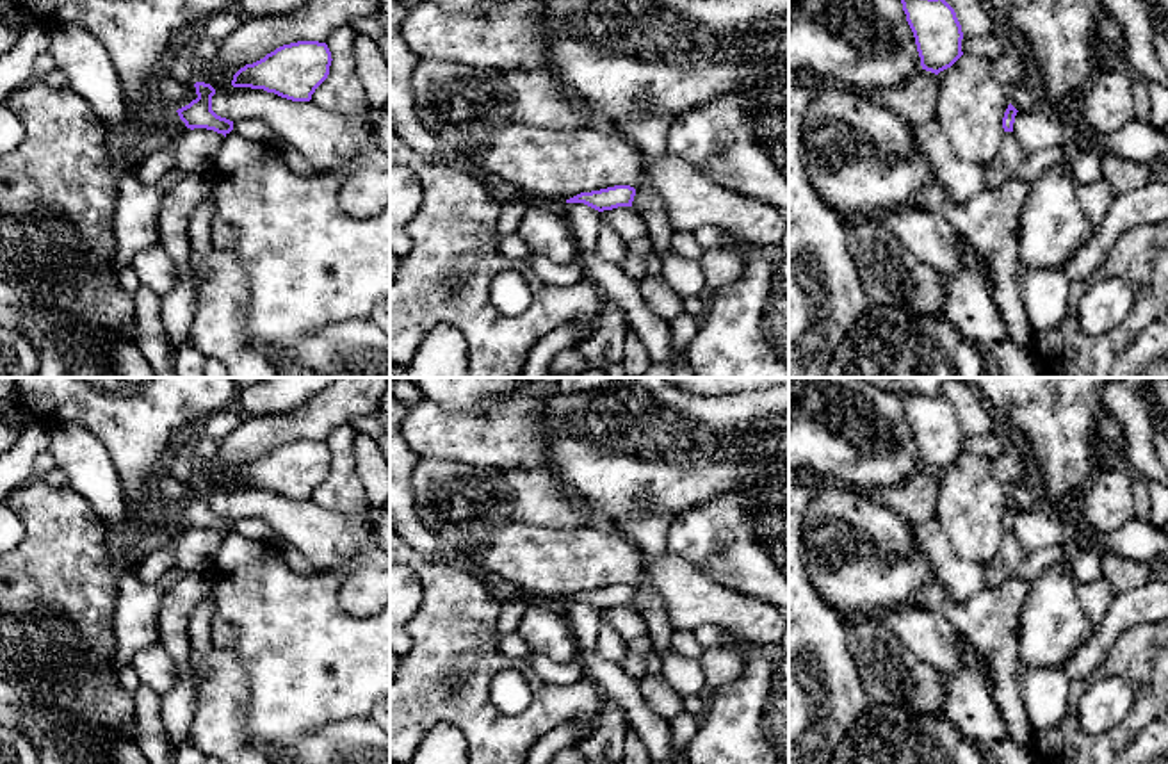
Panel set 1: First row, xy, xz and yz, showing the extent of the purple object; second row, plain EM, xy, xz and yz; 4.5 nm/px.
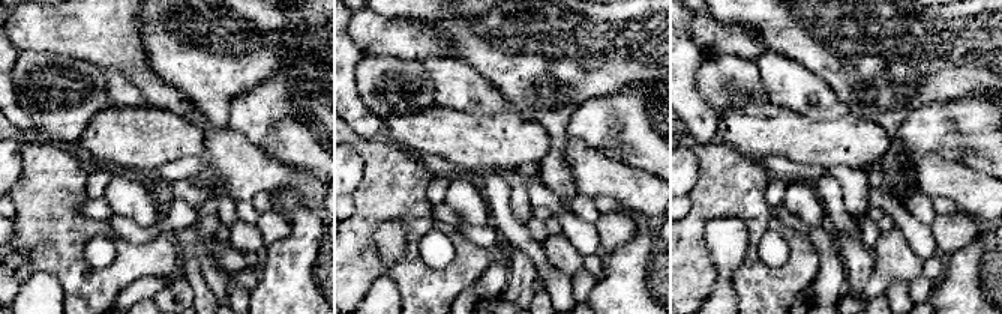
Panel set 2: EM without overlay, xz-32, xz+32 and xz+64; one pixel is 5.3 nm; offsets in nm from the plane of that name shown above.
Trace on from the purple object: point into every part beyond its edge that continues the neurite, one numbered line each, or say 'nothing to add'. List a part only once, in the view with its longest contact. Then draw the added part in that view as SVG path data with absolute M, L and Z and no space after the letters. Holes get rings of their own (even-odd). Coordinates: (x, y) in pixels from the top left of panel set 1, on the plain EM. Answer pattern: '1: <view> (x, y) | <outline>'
nothing to add

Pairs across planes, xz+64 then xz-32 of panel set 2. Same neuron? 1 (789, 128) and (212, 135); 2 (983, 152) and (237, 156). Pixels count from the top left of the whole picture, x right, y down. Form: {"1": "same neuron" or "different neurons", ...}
{"1": "different neurons", "2": "different neurons"}

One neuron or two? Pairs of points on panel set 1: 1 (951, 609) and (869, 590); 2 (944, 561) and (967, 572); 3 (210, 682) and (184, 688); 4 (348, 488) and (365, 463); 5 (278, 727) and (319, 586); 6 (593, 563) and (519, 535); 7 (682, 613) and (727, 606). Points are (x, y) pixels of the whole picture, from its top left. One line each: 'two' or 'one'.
1: one
2: one
3: two
4: two
5: one
6: one
7: one

